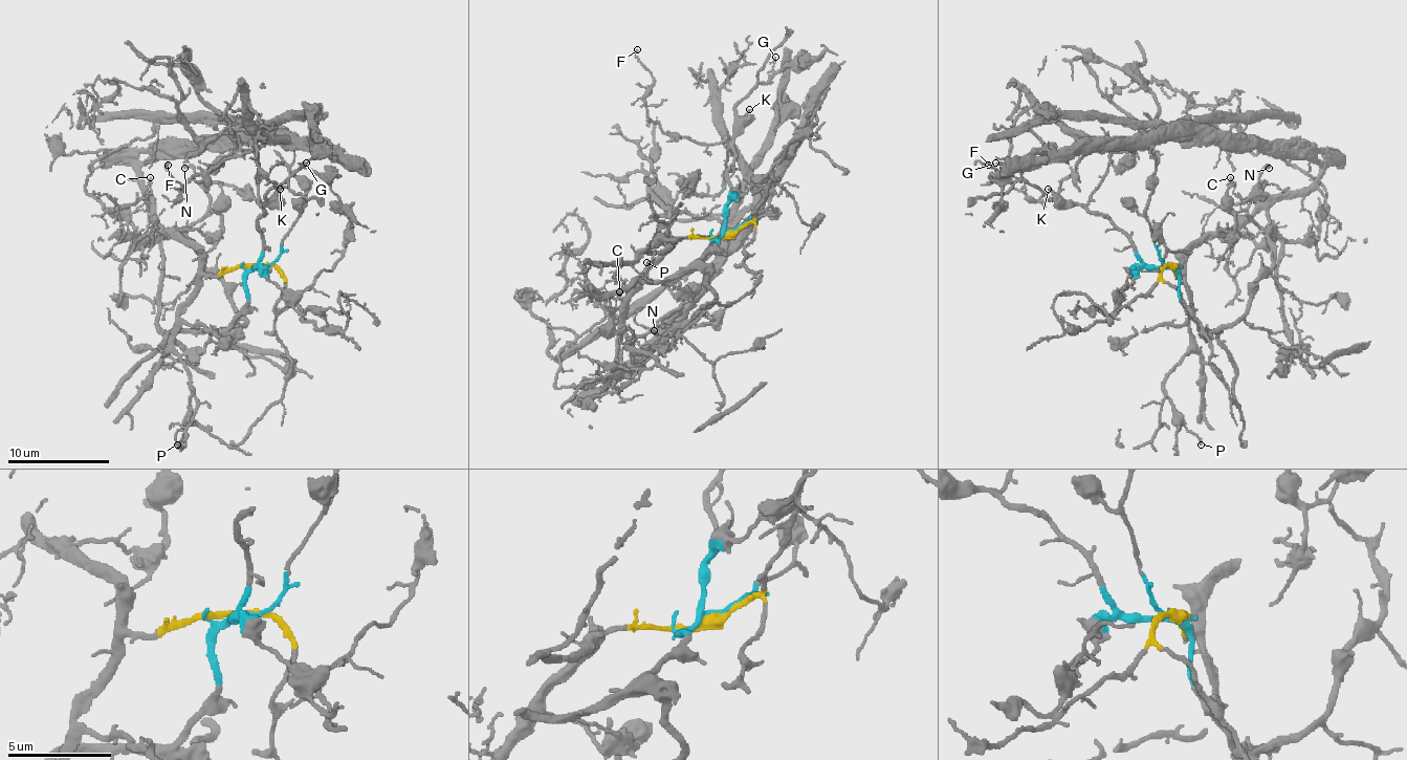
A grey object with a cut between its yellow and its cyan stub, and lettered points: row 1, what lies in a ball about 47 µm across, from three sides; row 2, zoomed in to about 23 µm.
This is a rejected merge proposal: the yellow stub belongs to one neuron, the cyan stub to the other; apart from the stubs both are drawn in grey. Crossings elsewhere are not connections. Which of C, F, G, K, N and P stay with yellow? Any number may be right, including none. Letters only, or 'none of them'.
C, F, P

